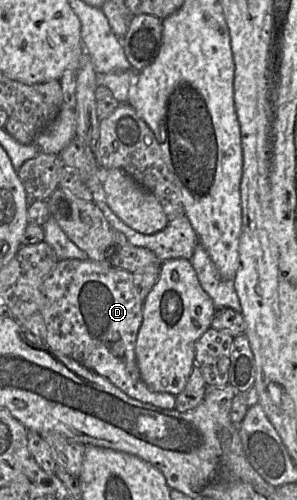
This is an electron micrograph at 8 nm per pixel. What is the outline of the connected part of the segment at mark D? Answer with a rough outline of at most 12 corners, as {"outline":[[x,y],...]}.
{"outline":[[60,260],[39,313],[52,350],[133,399],[143,302],[109,260]]}

